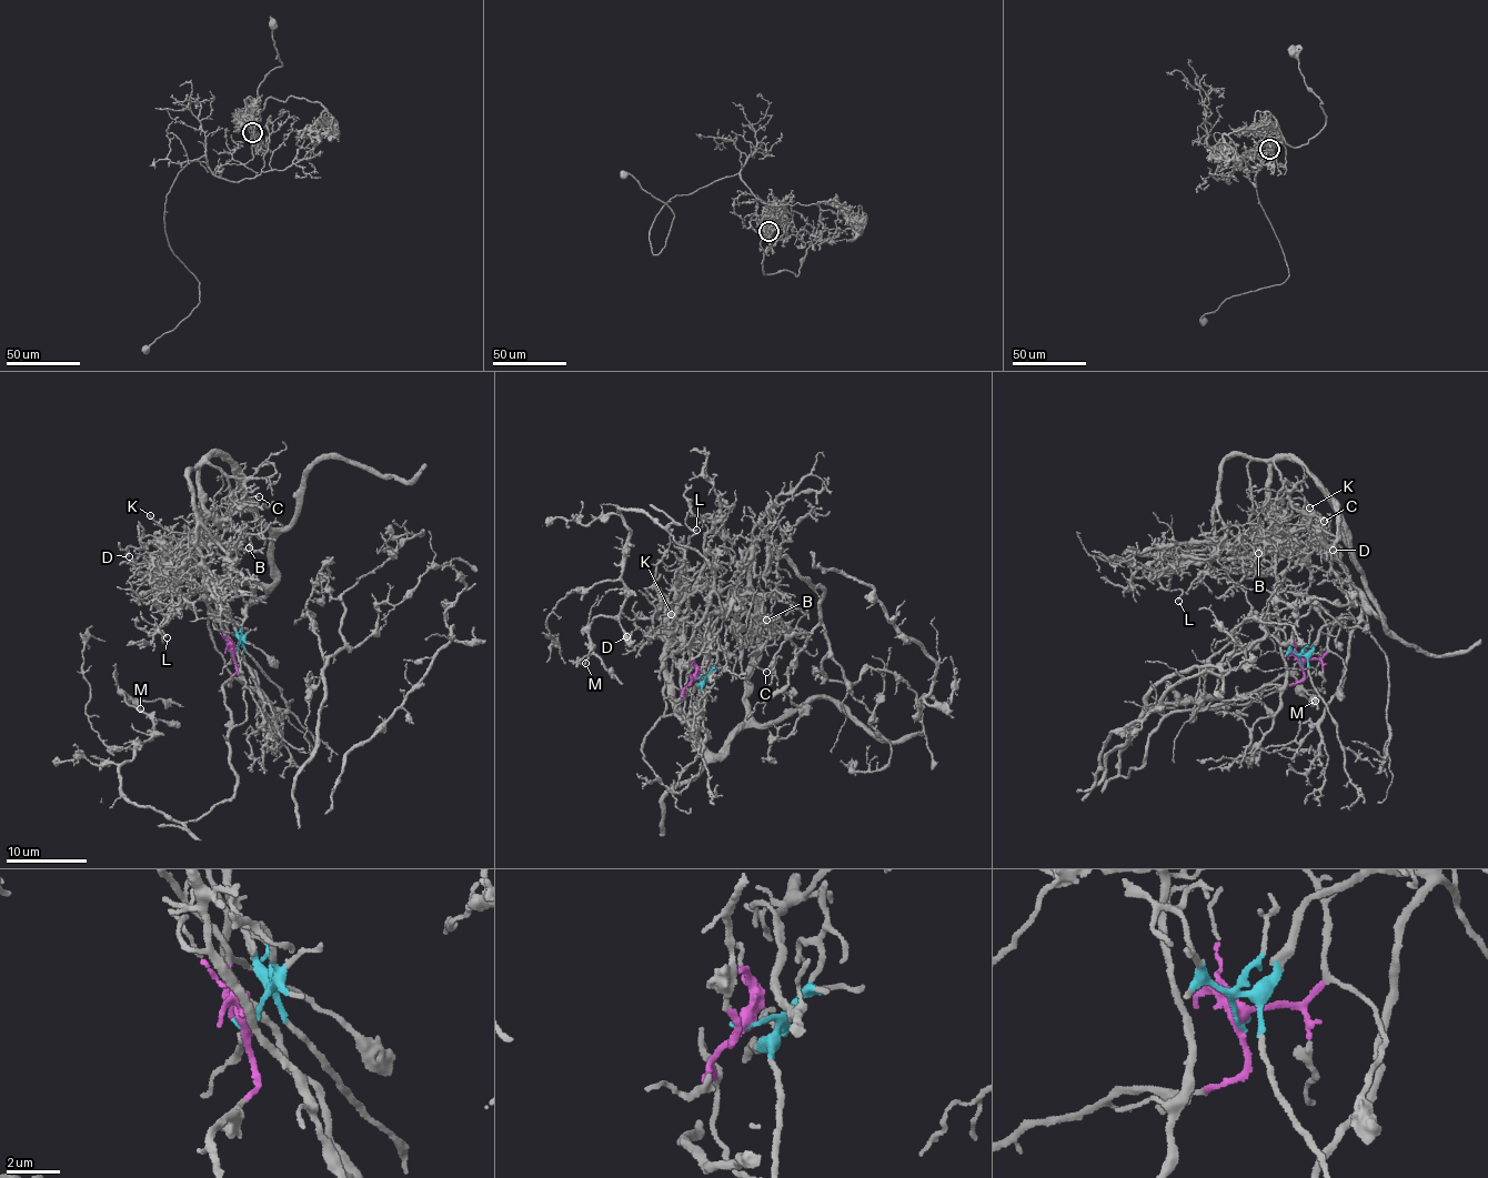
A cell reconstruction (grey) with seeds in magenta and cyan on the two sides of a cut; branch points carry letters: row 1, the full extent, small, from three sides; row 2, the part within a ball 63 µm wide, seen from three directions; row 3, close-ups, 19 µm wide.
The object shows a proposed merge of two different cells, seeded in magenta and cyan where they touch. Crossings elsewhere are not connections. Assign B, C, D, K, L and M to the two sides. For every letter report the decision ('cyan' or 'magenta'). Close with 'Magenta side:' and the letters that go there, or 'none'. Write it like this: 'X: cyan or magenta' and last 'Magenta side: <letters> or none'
B: cyan
C: cyan
D: cyan
K: cyan
L: cyan
M: magenta
Magenta side: M

